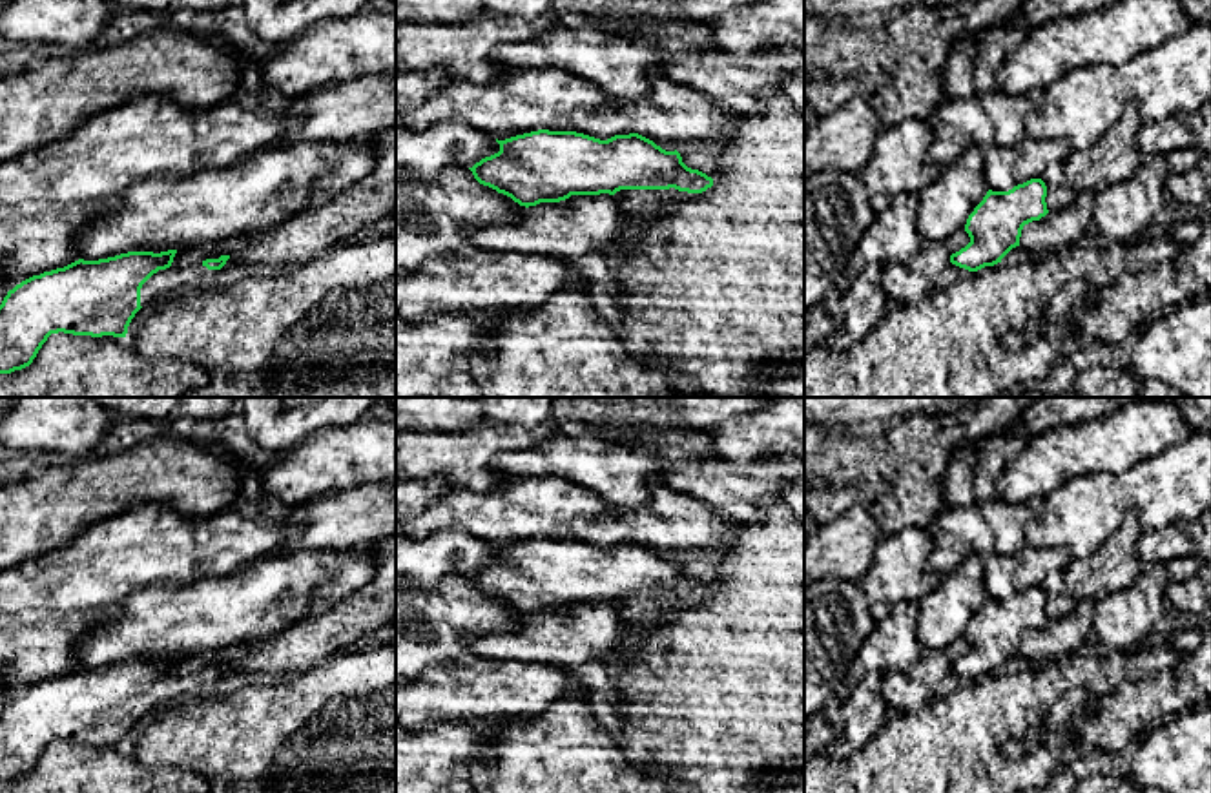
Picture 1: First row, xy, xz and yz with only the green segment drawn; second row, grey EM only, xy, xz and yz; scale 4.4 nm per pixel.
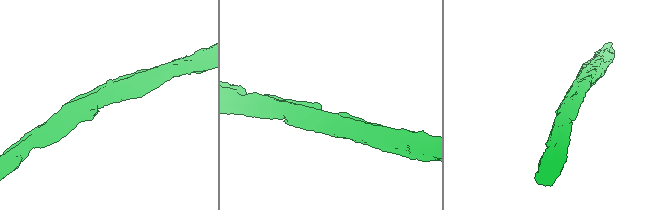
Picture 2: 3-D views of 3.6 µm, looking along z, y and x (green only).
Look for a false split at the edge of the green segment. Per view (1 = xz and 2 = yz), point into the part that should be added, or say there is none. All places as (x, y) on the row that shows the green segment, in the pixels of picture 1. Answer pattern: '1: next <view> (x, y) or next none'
1: next none
2: next none

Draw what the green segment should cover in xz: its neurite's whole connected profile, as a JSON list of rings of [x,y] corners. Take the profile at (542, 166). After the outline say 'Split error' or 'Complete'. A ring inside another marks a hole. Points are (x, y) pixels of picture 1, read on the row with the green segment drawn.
[[[538,129],[498,140],[500,151],[469,168],[474,179],[520,206],[560,202],[571,195],[615,195],[620,190],[702,193],[713,179],[638,135],[600,140],[576,131]]]. Complete

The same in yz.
[[[1030,179],[1009,191],[988,190],[967,219],[970,242],[952,253],[950,263],[968,272],[1001,263],[1020,246],[1023,226],[1049,213],[1045,197],[1047,186],[1041,179]]]. Complete

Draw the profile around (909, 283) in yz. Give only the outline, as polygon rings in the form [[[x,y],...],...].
[[[957,230],[943,244],[921,244],[906,263],[888,263],[881,268],[881,288],[890,303],[916,304],[936,288],[939,275],[948,268],[950,255],[970,242],[968,233]]]

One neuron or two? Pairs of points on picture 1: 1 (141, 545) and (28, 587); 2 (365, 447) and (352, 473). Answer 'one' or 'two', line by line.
1: one
2: one

